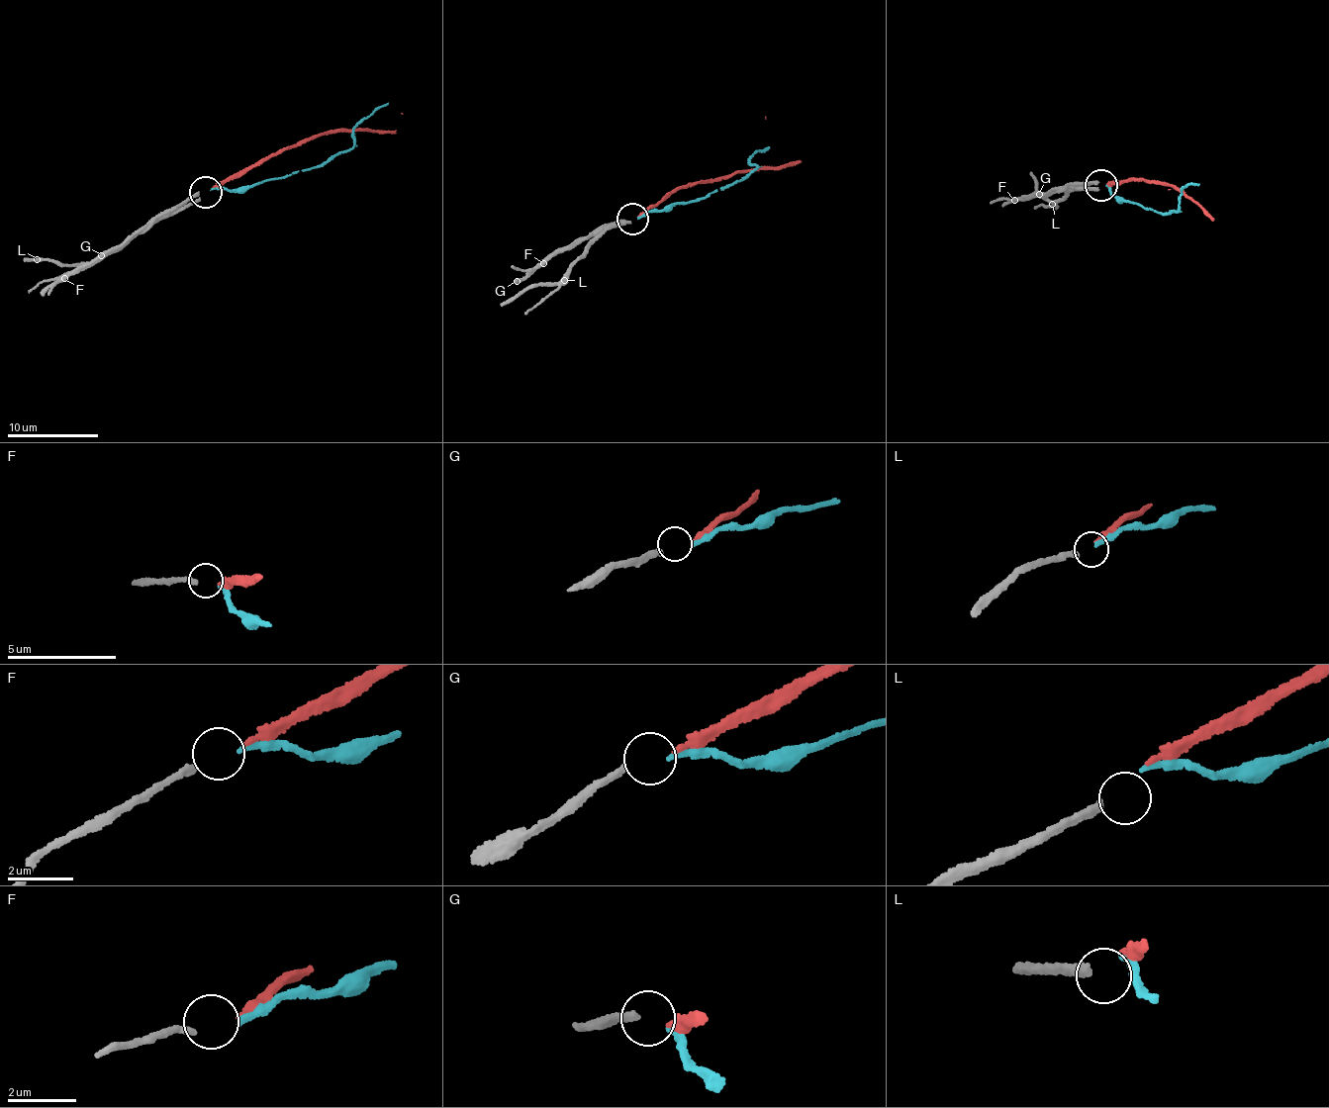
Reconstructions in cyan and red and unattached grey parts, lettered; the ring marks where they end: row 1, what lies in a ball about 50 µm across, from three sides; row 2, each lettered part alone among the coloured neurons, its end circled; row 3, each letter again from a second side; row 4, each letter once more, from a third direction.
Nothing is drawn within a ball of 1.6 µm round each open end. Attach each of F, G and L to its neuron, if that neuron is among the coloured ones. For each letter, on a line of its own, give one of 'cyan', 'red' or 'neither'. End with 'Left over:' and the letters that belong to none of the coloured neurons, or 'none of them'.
F: cyan
G: red
L: neither
Left over: L

